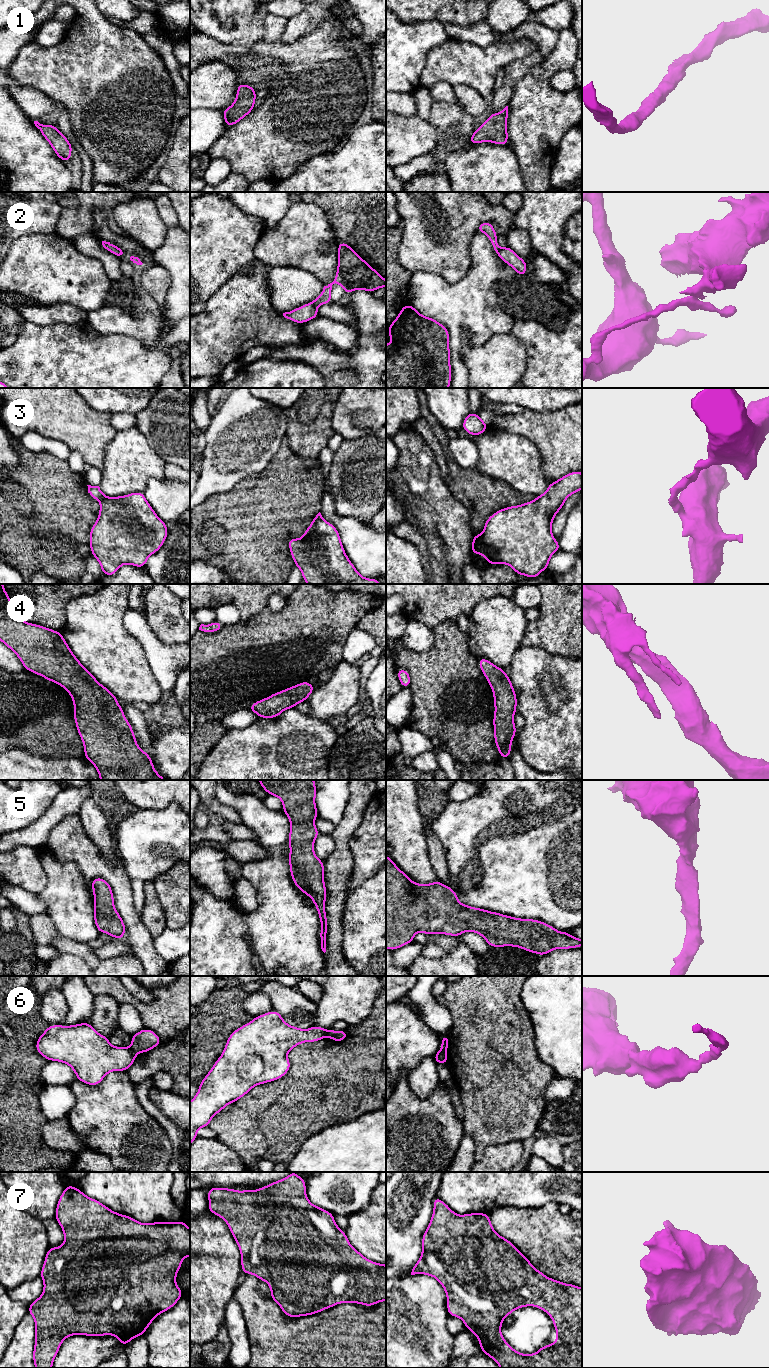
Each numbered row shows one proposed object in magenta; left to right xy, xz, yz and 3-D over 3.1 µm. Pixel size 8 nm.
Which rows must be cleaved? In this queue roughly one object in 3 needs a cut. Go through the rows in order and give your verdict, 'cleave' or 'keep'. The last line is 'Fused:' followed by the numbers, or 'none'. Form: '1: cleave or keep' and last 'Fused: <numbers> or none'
1: keep
2: cleave
3: keep
4: keep
5: keep
6: cleave
7: keep
Fused: 2, 6

